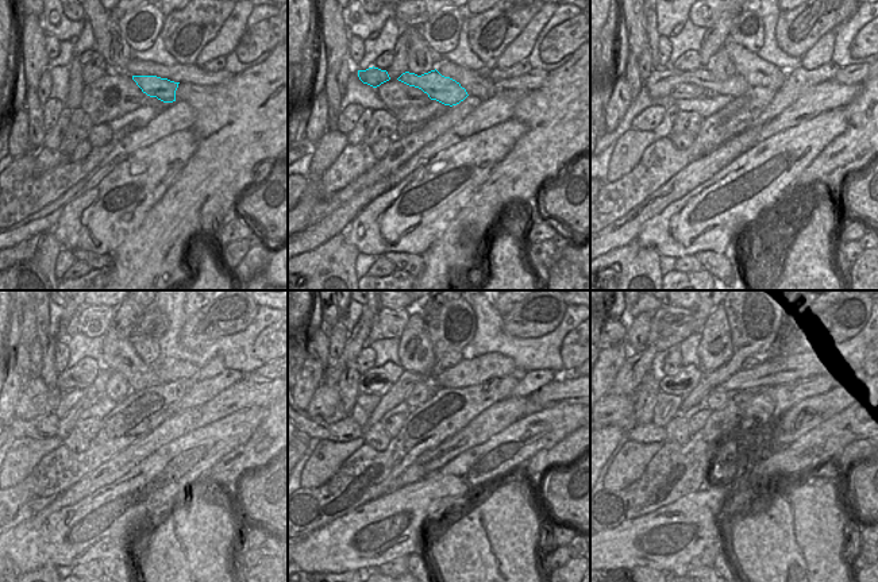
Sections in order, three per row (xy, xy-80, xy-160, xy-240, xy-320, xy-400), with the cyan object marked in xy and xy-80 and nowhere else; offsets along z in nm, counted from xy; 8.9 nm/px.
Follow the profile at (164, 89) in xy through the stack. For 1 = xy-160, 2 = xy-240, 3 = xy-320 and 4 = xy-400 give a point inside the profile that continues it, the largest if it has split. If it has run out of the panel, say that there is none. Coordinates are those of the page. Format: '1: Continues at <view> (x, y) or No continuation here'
1: Continues at xy-160 (662, 81)
2: Continues at xy-240 (37, 400)
3: Continues at xy-320 (326, 403)
4: Continues at xy-400 (617, 409).

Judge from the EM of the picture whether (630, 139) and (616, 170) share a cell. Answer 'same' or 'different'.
same

